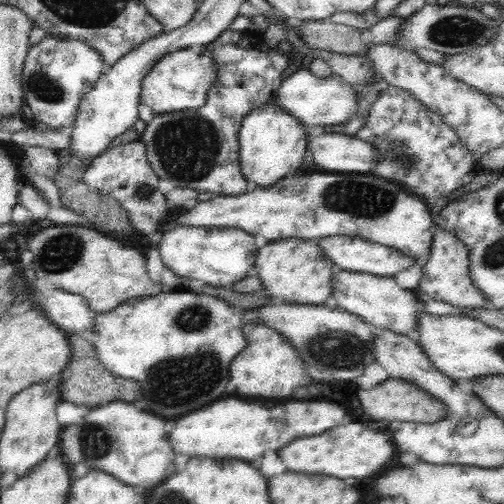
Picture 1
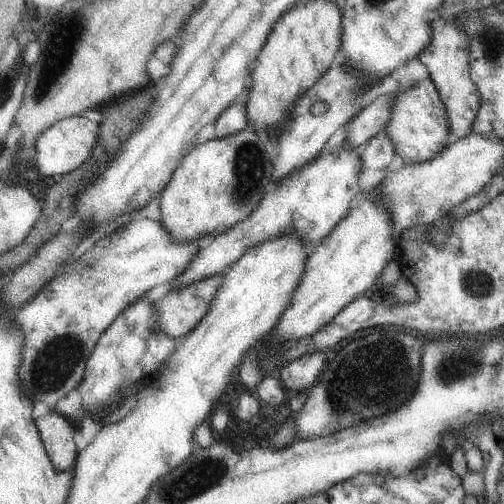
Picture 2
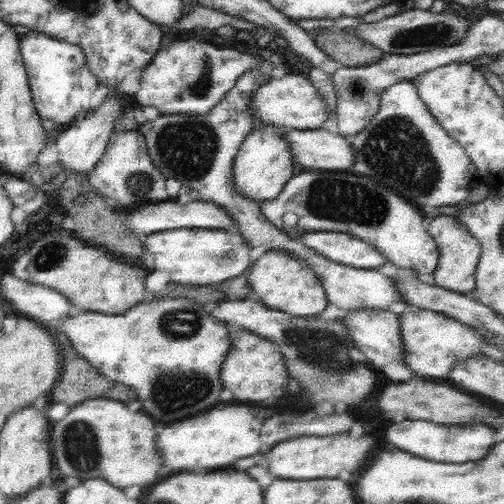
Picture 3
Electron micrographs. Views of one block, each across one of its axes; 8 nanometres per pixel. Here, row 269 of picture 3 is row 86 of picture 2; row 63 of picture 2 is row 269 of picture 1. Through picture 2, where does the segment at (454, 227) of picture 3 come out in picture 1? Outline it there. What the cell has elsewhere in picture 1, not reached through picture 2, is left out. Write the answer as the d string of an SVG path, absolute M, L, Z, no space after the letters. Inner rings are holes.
M437 232L433 236L433 244L429 250L427 262L423 262L421 268L421 280L417 284L417 292L421 296L427 296L427 300L437 300L443 304L449 304L453 308L471 312L471 310L485 310L489 308L485 296L481 290L471 282L469 276L469 260L467 260L467 248L451 234L451 232Z

